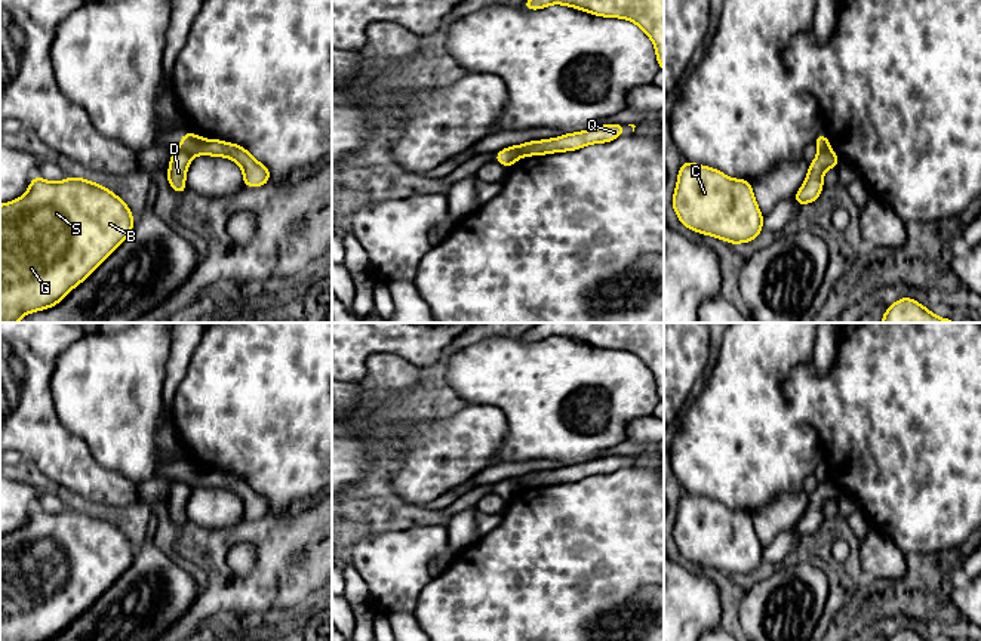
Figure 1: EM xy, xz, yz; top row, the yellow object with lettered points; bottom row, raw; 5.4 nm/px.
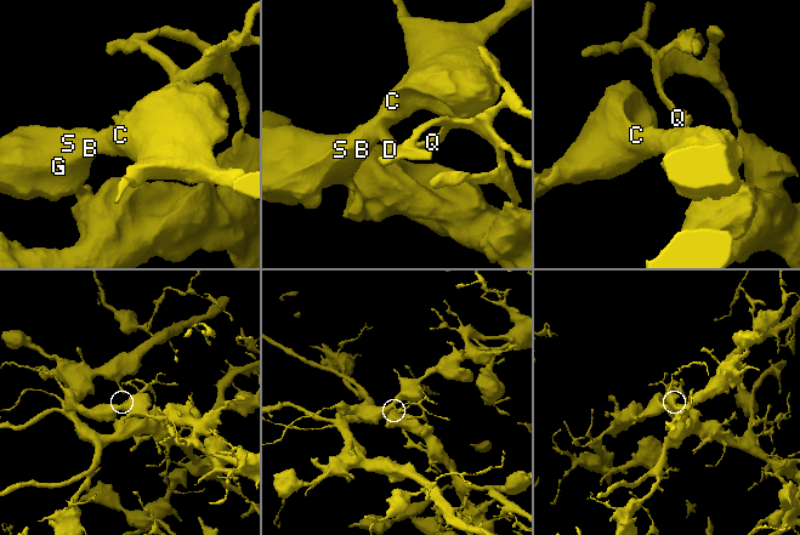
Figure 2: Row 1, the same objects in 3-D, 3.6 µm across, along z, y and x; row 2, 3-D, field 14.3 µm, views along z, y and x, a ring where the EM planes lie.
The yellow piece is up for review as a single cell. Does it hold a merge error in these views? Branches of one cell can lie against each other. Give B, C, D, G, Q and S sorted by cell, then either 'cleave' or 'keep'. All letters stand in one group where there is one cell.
groups B C D G S / Q; cleave

